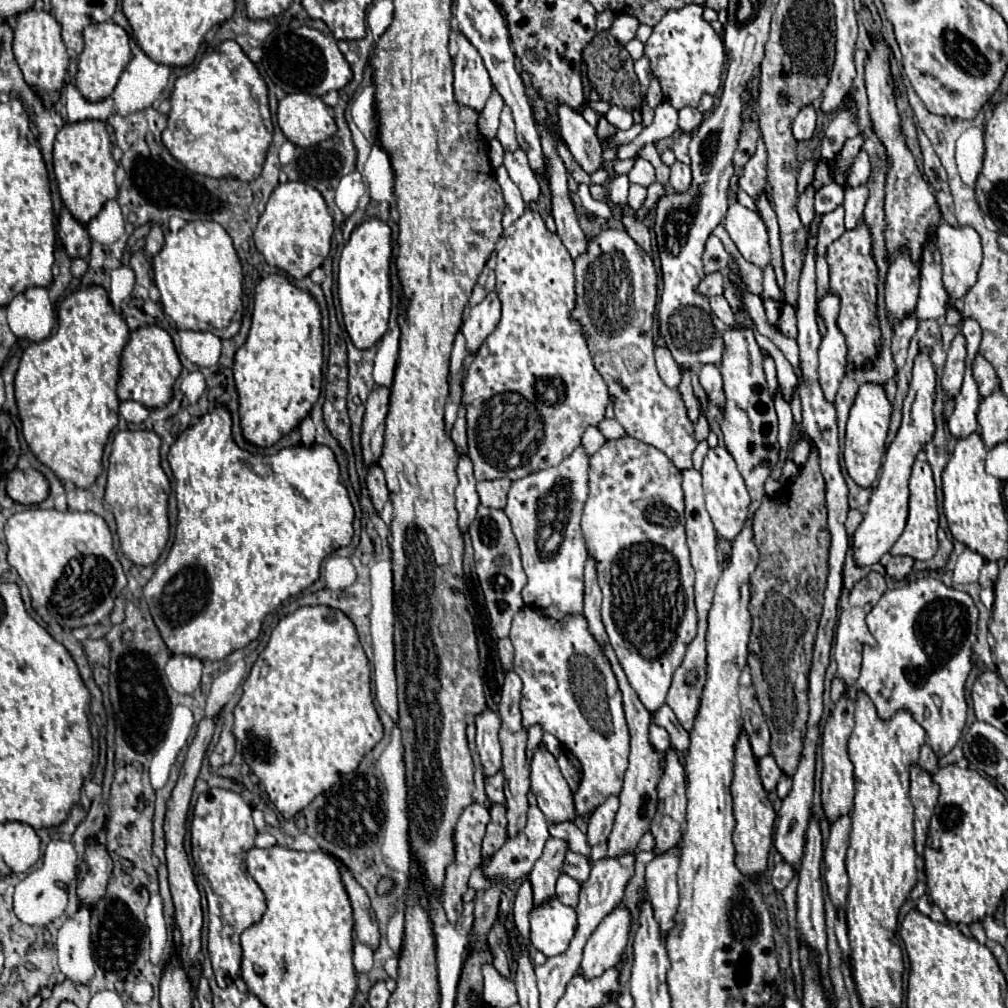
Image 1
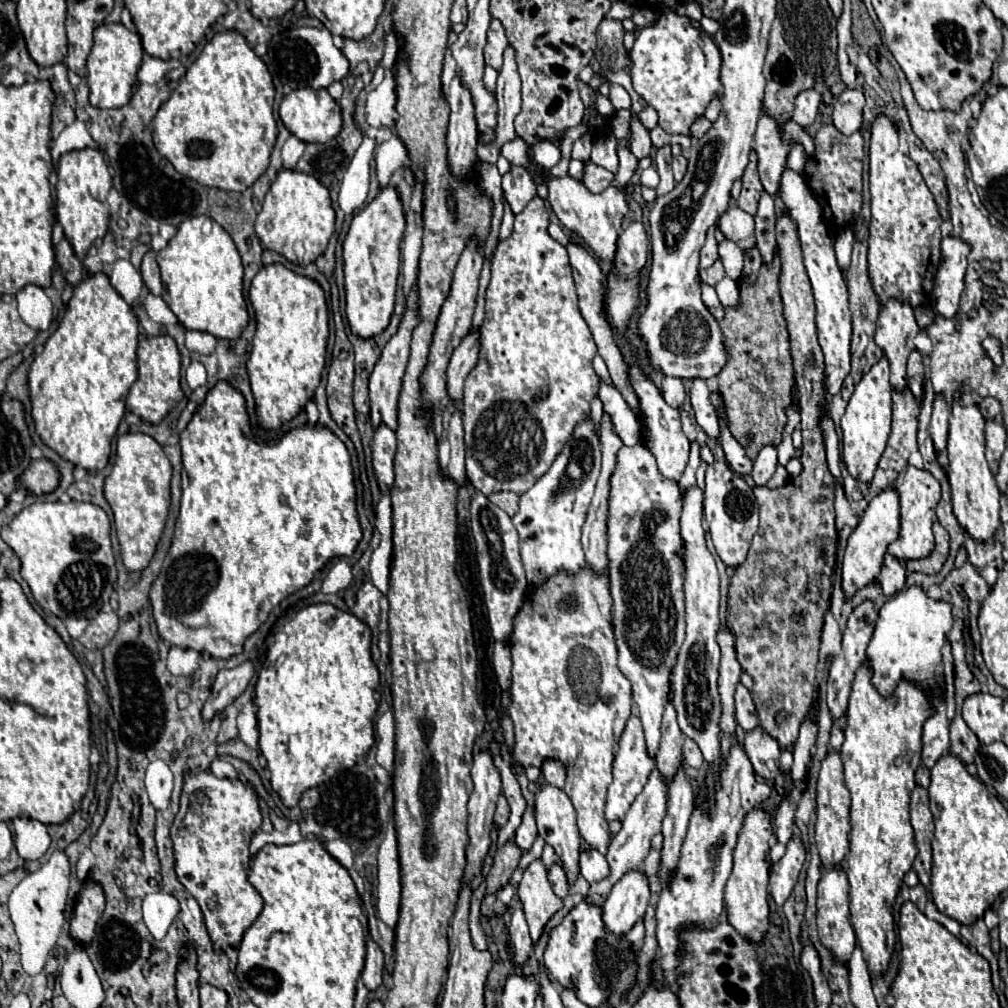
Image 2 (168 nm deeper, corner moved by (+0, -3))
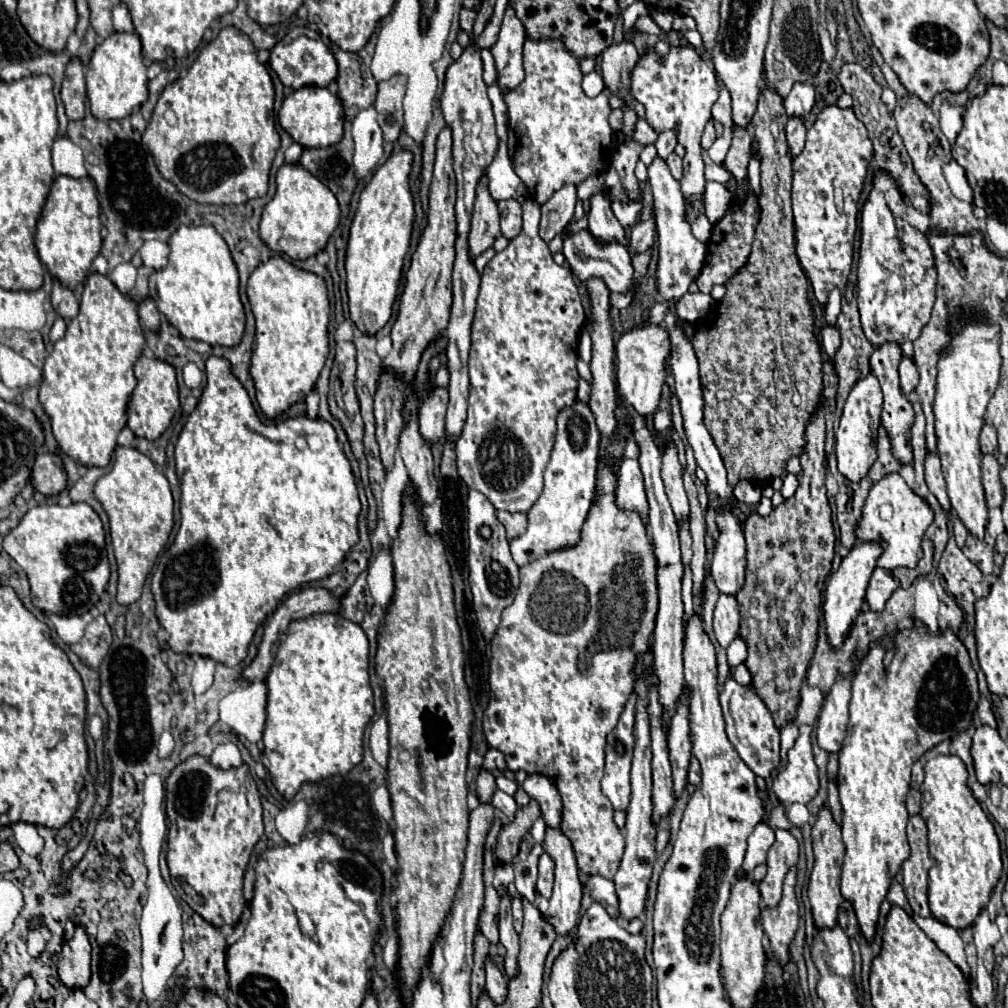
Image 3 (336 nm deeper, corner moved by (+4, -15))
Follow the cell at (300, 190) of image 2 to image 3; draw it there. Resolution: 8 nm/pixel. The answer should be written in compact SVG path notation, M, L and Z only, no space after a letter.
M299 162L283 164L277 172L277 192L273 200L263 208L259 224L261 240L279 254L287 254L293 260L305 260L321 252L339 224L339 204L335 194L317 180Z

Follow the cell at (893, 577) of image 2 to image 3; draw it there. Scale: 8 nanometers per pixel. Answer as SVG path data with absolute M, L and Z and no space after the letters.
M875 568L867 586L865 602L869 604L873 612L881 612L885 608L885 602L889 600L889 596L895 592L897 586L899 586L899 580L895 580L887 570Z

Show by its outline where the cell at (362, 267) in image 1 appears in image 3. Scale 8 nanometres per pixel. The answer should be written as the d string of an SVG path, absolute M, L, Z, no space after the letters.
M393 150L387 162L379 166L373 172L371 180L365 184L351 224L351 236L345 258L349 314L355 326L367 334L377 334L391 318L391 308L401 280L403 260L409 252L409 240L415 220L415 202L409 184L411 166L411 150Z

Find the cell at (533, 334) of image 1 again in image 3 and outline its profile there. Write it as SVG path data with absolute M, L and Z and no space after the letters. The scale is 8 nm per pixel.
M535 200L523 202L523 230L517 238L509 242L509 246L503 252L497 252L485 266L481 274L481 290L477 298L477 308L475 308L475 320L473 320L473 330L471 330L471 352L469 352L469 406L467 406L467 418L463 424L463 430L457 438L457 468L459 474L463 476L465 484L469 488L475 488L483 492L497 510L507 510L507 512L529 512L531 506L537 502L537 498L543 492L543 474L547 466L547 456L551 454L551 440L555 438L555 416L559 414L559 408L571 406L577 400L577 382L579 382L579 372L575 368L577 360L577 342L579 342L579 330L585 316L585 308L581 304L579 290L575 286L575 280L571 276L571 270L567 266L559 266L553 262L553 256L547 248L547 244L539 236L539 204Z

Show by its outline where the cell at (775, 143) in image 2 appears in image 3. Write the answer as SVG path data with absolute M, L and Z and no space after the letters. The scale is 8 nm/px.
M791 116L787 122L787 142L791 148L791 156L797 156L803 150L805 136L807 136L807 128L805 128L803 120L797 116Z

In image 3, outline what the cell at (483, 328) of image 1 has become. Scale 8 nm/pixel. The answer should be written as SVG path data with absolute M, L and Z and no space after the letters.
M433 388L427 404L419 408L419 432L427 444L445 438L445 412L447 412L447 388Z

